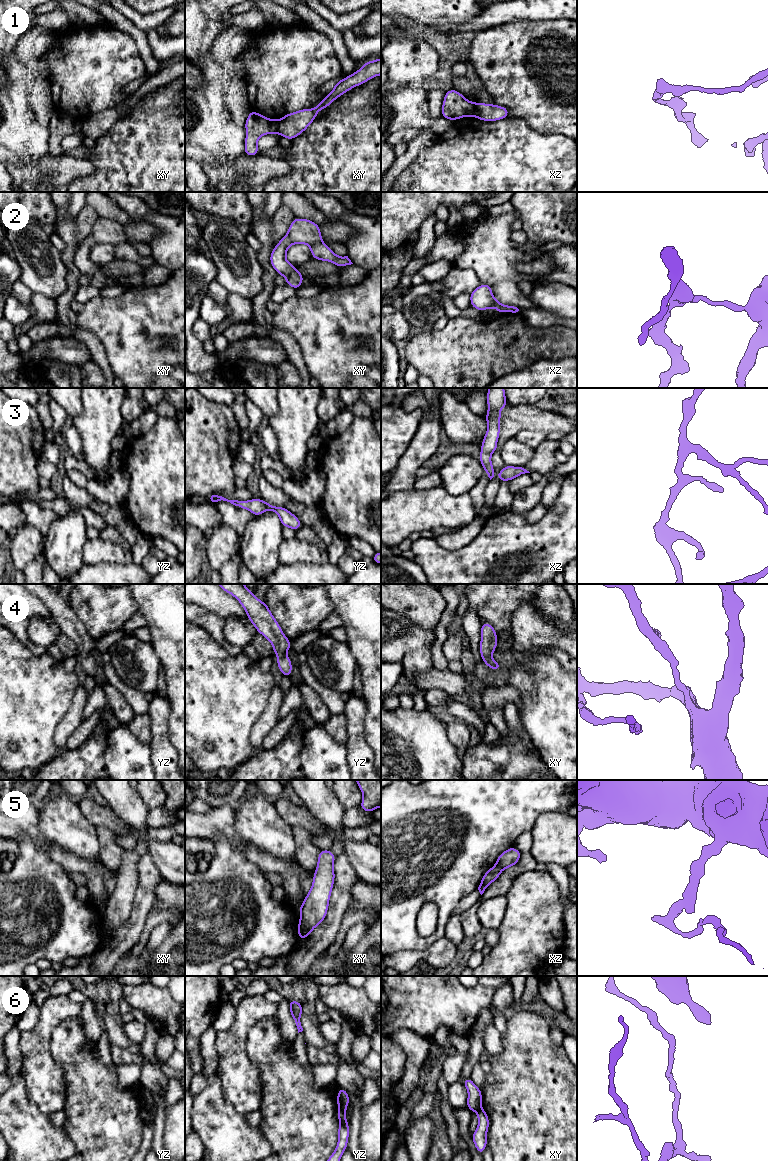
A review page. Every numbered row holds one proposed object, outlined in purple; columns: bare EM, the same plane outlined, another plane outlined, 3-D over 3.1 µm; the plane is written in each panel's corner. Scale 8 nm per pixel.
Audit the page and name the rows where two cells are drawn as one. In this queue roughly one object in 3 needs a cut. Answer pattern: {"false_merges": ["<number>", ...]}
{"false_merges": ["1", "2", "5", "6"]}

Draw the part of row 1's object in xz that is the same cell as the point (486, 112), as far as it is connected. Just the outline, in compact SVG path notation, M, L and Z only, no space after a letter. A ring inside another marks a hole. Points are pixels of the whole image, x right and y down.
M475 103L474 117L482 121L498 121L507 118L509 109L495 104Z

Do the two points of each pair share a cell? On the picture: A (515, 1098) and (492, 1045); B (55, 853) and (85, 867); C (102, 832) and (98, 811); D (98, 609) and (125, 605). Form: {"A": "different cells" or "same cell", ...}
{"A": "different cells", "B": "same cell", "C": "different cells", "D": "same cell"}

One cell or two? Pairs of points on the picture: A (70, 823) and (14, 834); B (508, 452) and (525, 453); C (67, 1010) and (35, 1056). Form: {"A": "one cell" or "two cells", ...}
{"A": "two cells", "B": "one cell", "C": "one cell"}

